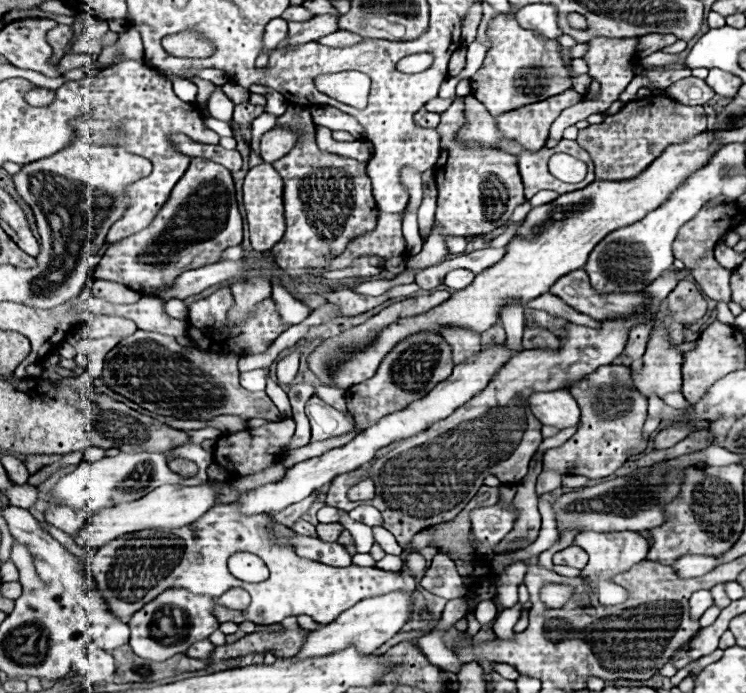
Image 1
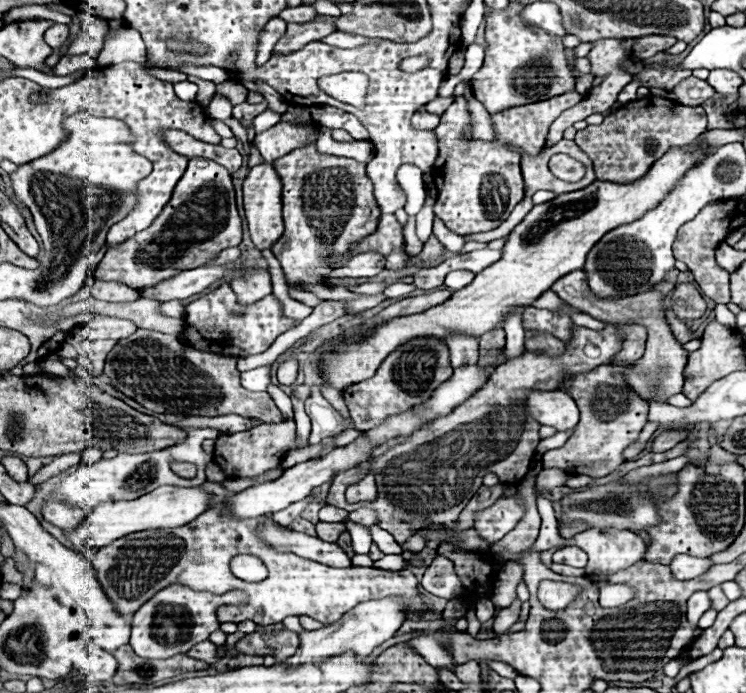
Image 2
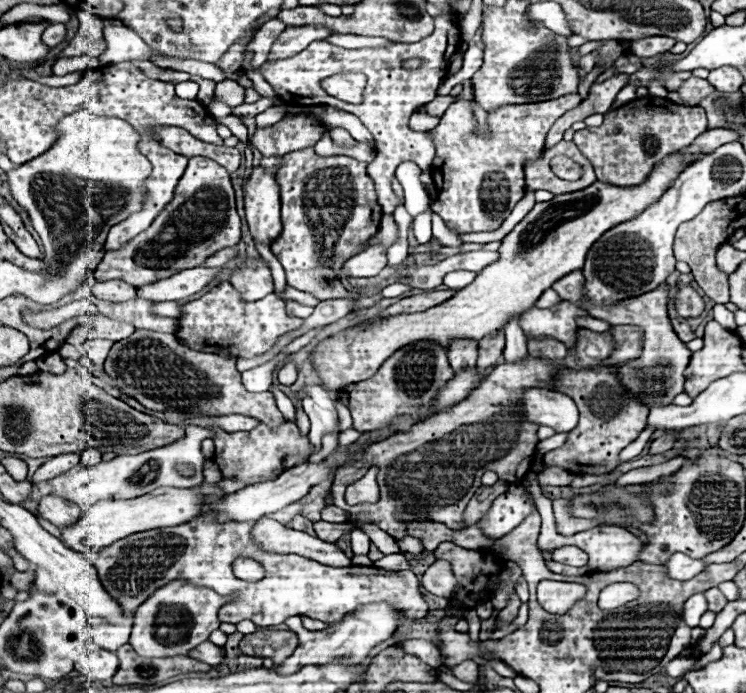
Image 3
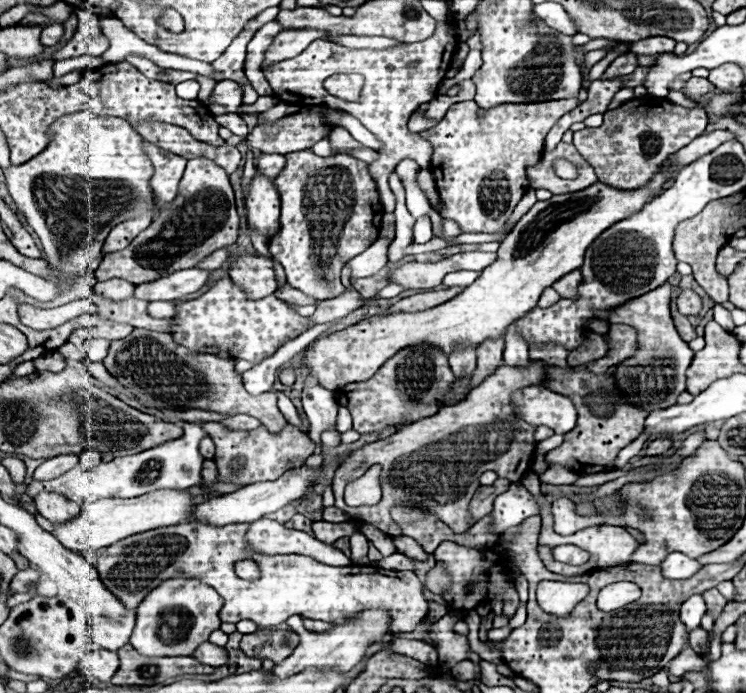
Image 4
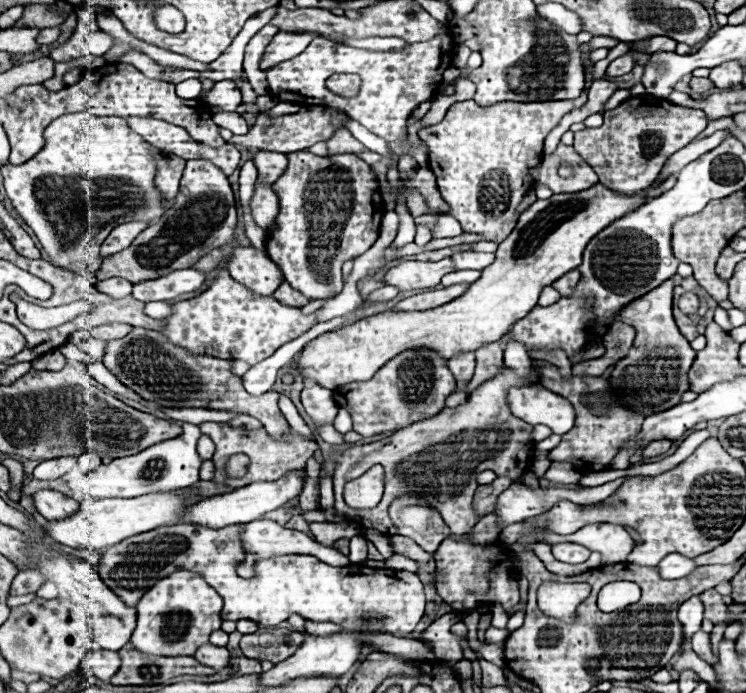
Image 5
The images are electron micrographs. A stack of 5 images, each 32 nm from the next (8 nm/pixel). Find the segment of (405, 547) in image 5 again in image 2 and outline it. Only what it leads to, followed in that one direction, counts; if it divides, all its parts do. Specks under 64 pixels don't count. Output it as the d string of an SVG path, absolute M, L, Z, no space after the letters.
M410 536L404 544L400 544L402 546L402 550L406 550L406 552L412 552L412 554L420 554L422 550L424 550L424 538L422 536Z

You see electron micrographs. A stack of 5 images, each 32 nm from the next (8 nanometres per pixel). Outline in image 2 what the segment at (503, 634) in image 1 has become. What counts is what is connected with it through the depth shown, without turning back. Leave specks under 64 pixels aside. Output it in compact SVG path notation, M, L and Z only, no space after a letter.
M514 600L512 606L504 608L499 611L499 614L494 619L493 631L500 635L510 634L510 626L518 620L518 614L520 614L520 600Z

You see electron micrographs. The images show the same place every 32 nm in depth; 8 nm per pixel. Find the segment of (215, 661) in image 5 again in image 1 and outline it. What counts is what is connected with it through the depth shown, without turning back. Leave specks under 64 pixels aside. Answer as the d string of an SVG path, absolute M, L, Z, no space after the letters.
M202 640L202 642L196 642L194 646L190 646L188 650L186 650L186 654L190 656L190 658L198 658L198 660L208 660L210 656L212 656L212 652L214 652L214 644L210 642L210 640Z

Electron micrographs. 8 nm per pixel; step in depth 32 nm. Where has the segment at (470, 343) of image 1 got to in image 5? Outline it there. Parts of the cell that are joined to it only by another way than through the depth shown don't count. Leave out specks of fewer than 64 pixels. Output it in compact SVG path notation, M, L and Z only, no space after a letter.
M464 352L460 356L454 356L448 360L448 368L452 370L456 382L458 382L458 390L464 390L464 386L470 382L472 374L474 374L474 352Z

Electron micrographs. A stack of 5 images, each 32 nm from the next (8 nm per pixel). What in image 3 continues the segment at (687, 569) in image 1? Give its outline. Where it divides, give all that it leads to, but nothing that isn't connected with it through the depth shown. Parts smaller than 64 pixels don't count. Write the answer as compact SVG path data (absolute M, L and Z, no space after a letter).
M674 554L674 558L670 558L670 562L666 562L664 566L666 566L666 574L674 580L690 580L692 576L696 576L706 568L702 560L690 558L686 554Z

